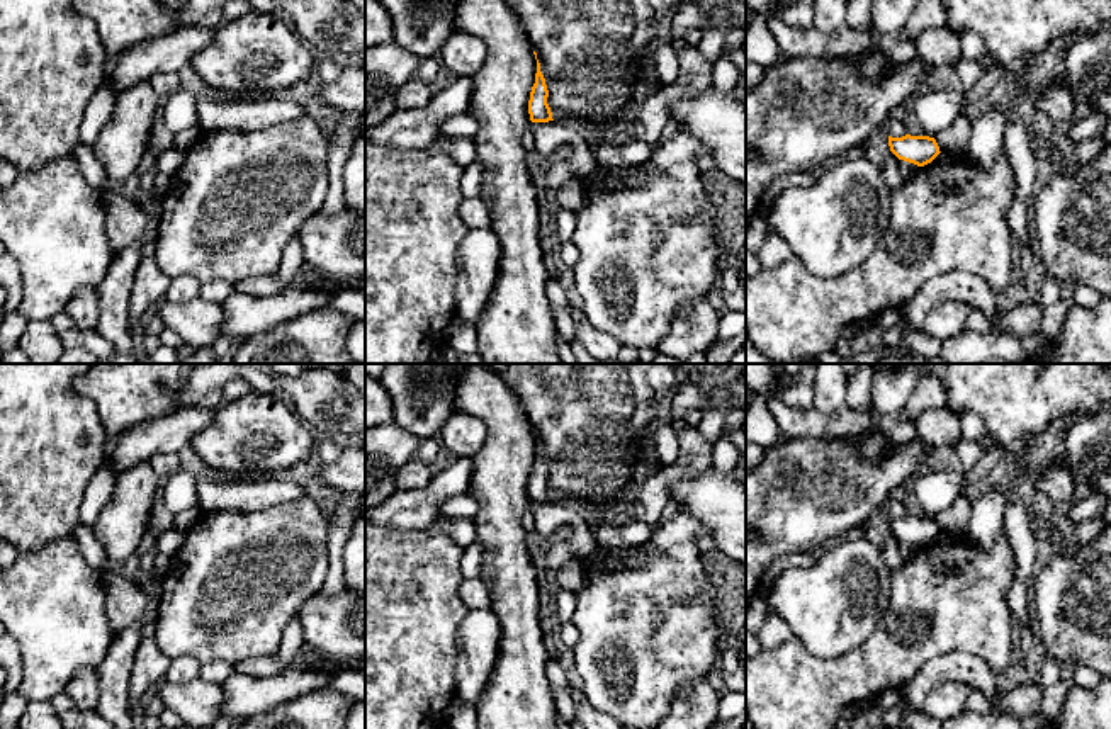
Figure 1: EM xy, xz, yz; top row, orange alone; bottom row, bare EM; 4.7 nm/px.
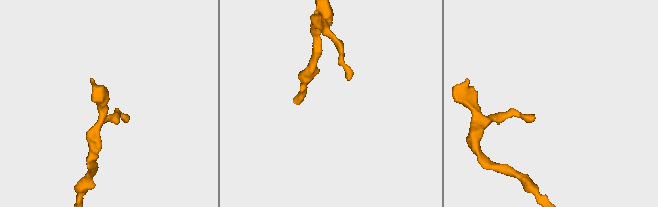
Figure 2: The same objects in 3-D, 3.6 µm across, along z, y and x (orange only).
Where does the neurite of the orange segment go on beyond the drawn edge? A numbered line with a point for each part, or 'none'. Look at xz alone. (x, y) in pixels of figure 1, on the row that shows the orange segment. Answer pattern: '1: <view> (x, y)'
none

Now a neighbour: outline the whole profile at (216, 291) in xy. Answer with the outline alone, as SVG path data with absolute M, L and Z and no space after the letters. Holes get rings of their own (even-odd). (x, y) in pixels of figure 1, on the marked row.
M212 280L207 284L200 284L200 297L221 304L234 292L234 284L236 282L228 280Z

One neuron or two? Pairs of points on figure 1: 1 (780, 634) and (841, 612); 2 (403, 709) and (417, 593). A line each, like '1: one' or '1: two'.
1: two
2: one

